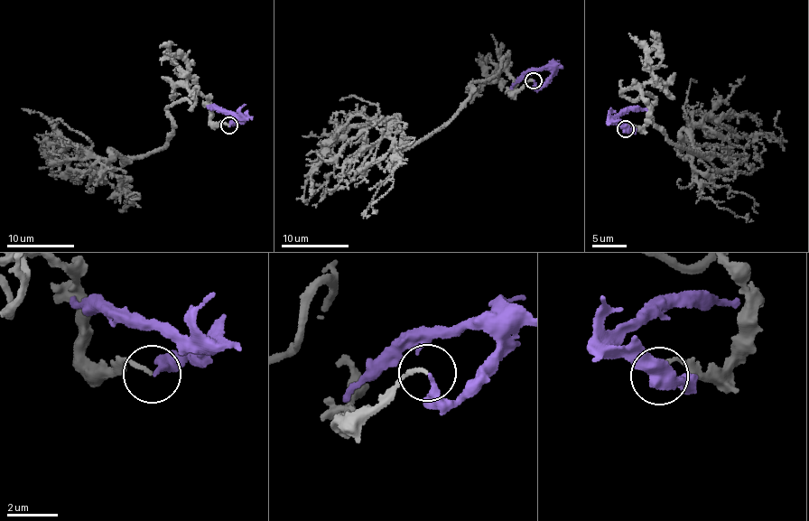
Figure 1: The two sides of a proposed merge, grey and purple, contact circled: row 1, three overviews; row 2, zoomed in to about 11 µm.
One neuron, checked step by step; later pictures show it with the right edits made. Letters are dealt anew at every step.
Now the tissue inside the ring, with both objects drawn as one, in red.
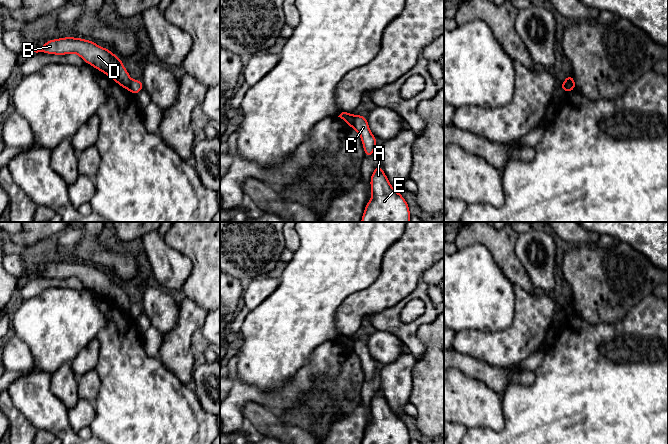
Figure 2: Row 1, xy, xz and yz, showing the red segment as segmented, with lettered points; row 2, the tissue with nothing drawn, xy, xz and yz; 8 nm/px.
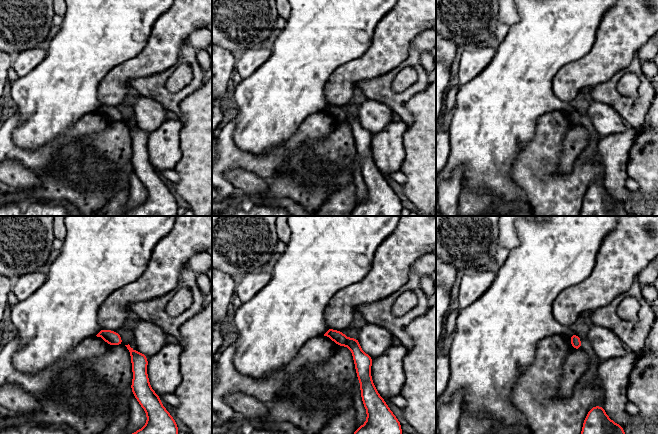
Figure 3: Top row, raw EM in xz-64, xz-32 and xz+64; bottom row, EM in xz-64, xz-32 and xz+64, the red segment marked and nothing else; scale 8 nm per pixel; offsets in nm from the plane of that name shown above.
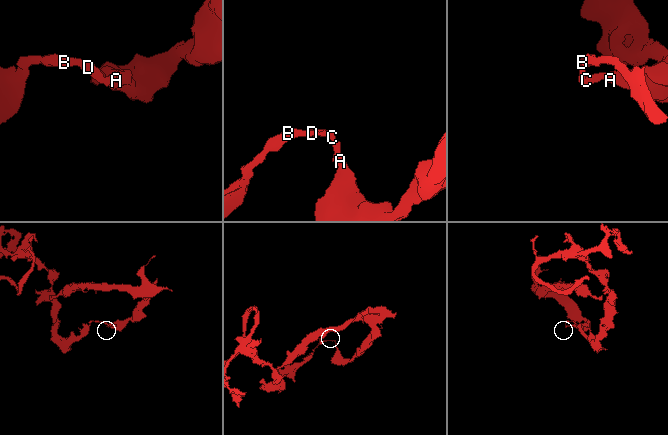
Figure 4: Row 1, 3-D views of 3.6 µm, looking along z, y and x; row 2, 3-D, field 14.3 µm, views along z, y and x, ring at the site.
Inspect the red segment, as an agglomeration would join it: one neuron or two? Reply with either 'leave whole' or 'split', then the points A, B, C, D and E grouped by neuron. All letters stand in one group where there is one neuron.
split; groups A C E / B D

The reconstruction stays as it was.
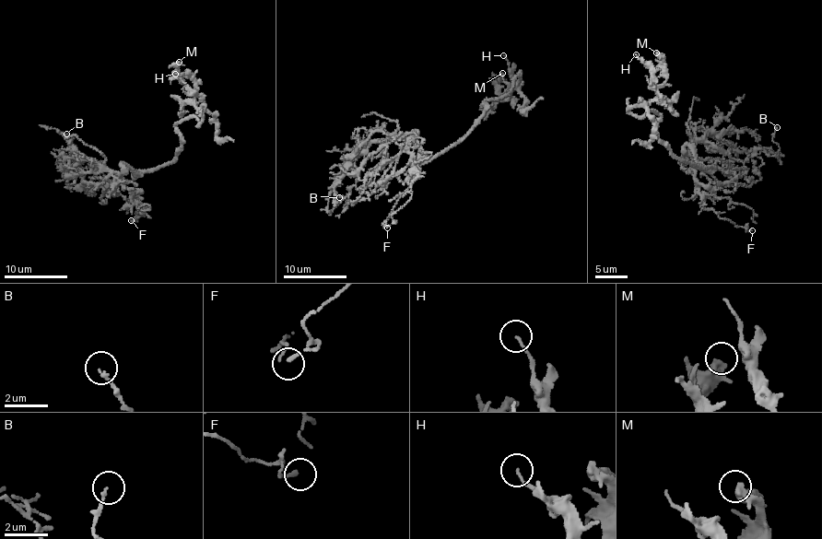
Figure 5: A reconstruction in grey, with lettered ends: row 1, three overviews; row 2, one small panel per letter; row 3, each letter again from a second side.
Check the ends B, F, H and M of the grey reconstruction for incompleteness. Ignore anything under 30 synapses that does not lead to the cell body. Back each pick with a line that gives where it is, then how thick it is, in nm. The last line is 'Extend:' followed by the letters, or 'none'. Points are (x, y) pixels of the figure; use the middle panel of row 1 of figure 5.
Extend: none

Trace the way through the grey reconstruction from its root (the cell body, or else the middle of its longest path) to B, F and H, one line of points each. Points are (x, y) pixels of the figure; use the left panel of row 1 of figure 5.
B: (159, 168), (142, 174), (123, 165), (122, 172), (99, 183), (82, 181), (76, 159), (80, 158), (66, 134)
F: (159, 168), (142, 174), (122, 166), (131, 200), (144, 207), (145, 215), (131, 220)
H: (159, 168), (182, 146), (176, 124), (193, 117), (198, 126), (203, 118), (194, 79), (175, 74)

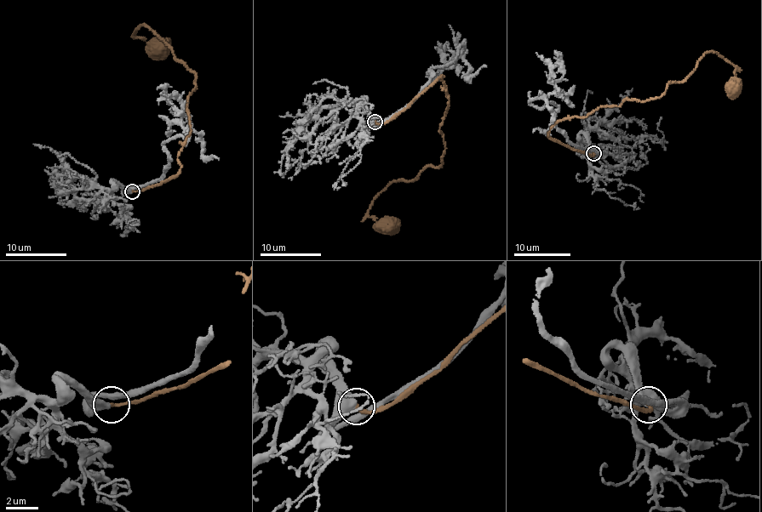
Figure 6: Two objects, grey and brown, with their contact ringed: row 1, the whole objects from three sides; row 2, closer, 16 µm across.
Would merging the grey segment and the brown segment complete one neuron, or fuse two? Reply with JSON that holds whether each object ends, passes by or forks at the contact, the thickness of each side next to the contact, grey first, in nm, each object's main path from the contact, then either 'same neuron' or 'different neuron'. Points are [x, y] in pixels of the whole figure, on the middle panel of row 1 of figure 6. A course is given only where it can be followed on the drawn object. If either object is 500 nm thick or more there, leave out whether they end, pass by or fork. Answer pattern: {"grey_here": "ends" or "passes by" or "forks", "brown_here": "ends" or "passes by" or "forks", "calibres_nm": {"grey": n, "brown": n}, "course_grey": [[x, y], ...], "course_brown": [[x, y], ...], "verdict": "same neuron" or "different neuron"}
{"calibres_nm": {"grey": 550, "brown": 190}, "course_grey": [[375, 121], [401, 111], [429, 71], [455, 59], [461, 45], [459, 57], [454, 62], [459, 50], [449, 25]], "course_brown": [[375, 122], [443, 76], [441, 164], [373, 201], [368, 214], [388, 225]], "verdict": "same neuron"}

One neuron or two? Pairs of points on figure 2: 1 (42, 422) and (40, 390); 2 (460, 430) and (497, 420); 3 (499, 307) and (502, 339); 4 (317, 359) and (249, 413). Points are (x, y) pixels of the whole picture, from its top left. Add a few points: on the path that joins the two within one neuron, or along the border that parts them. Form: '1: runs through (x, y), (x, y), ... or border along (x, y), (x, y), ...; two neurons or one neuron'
1: runs through (42, 414), (40, 398); one neuron
2: border along (454, 422), (461, 423), (467, 429); two neurons
3: border along (515, 311), (509, 326), (495, 331), (477, 330); two neurons
4: border along (241, 409), (245, 403), (256, 401), (276, 411); two neurons

